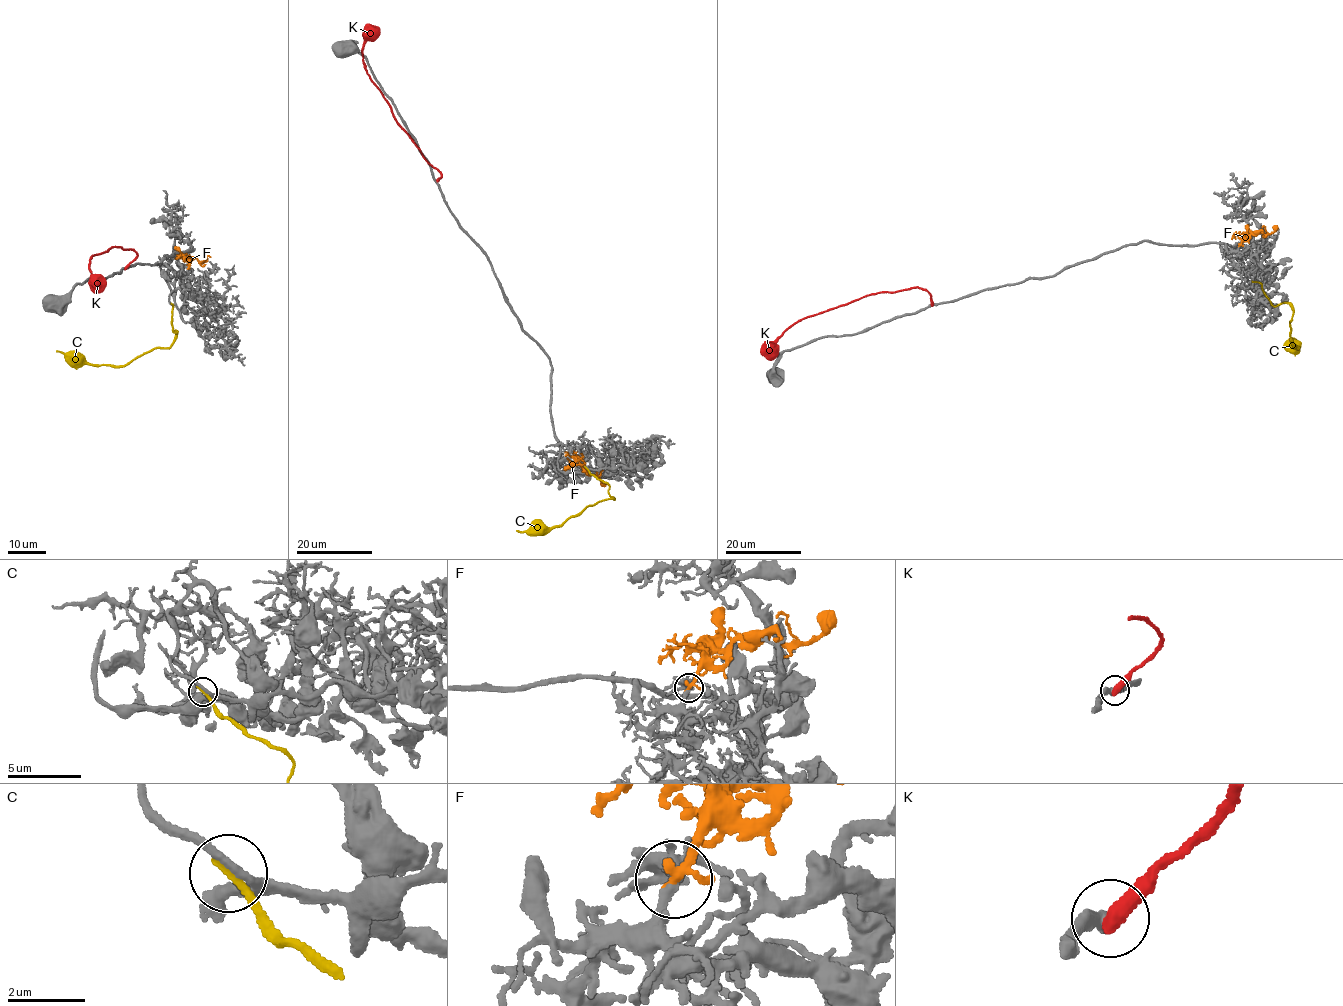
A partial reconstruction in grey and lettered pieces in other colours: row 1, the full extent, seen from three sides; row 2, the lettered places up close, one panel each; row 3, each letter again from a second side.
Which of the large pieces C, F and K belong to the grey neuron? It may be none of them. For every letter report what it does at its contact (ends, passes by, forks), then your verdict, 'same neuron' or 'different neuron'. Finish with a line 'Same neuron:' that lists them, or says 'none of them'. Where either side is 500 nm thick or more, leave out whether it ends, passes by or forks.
C: it ends; different neuron
F: it ends; same neuron
K: different neuron
Same neuron: F

